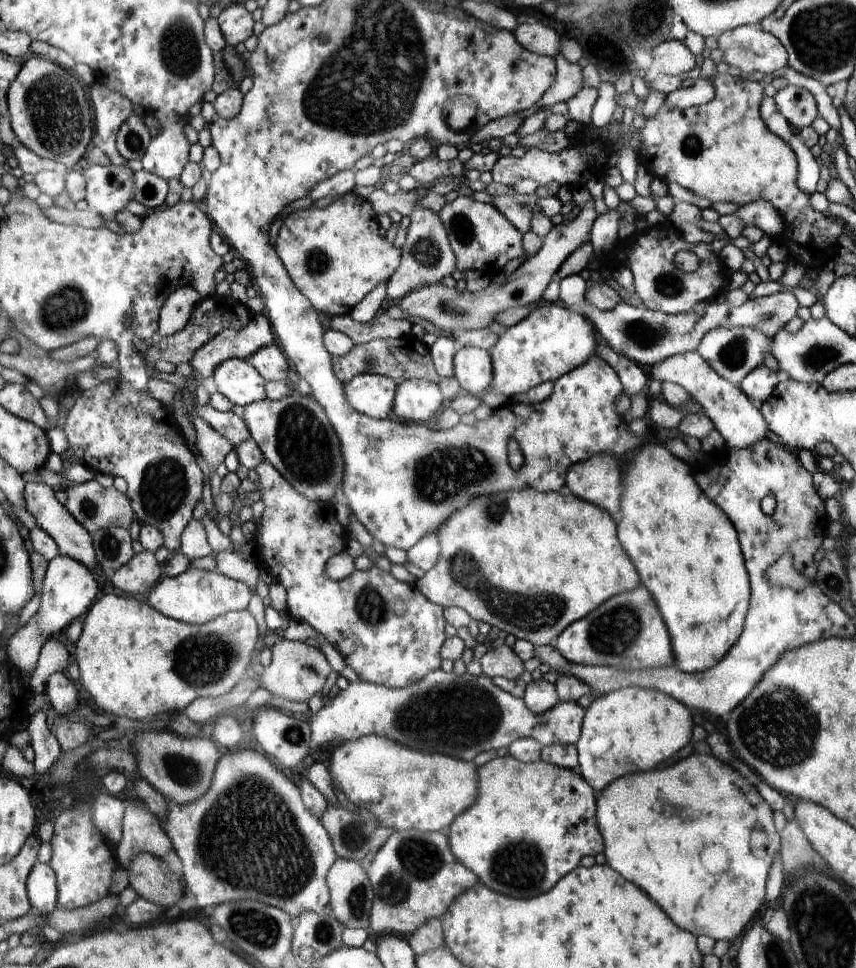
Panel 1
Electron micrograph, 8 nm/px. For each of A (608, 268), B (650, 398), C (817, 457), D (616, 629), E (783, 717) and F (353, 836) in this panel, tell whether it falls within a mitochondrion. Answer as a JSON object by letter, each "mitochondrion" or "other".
{"A":"other","B":"other","C":"other","D":"mitochondrion","E":"mitochondrion","F":"mitochondrion"}

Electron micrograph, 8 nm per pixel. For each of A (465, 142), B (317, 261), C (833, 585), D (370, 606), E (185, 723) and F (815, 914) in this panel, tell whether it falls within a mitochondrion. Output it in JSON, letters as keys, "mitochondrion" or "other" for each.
{"A":"other","B":"mitochondrion","C":"mitochondrion","D":"mitochondrion","E":"other","F":"mitochondrion"}

